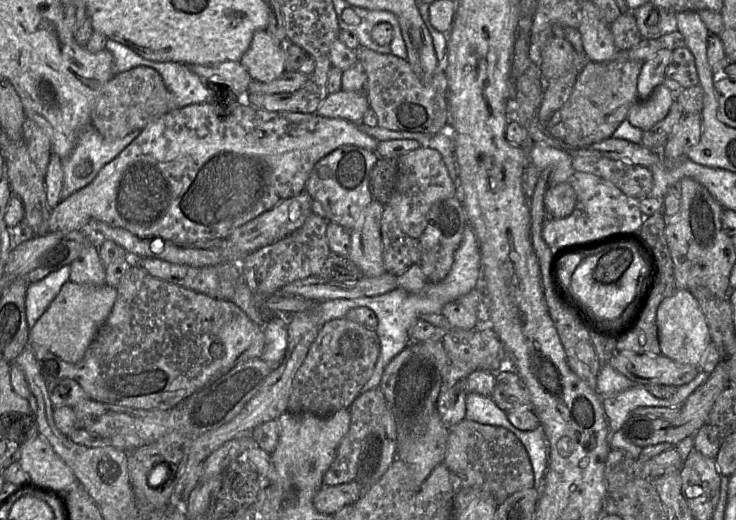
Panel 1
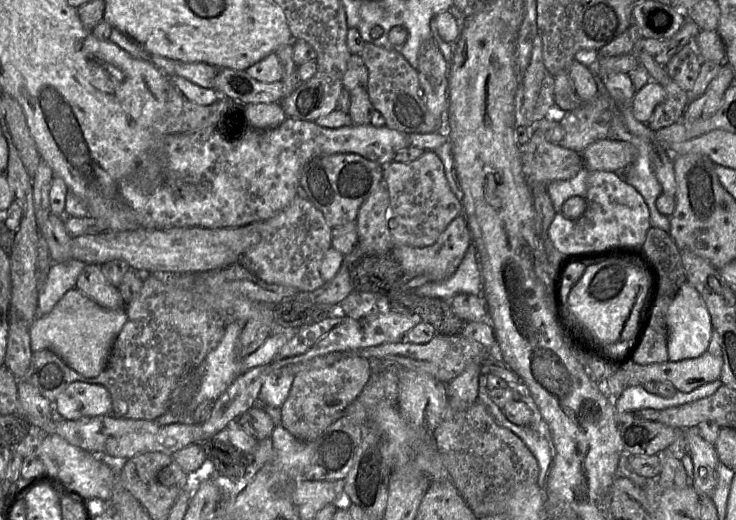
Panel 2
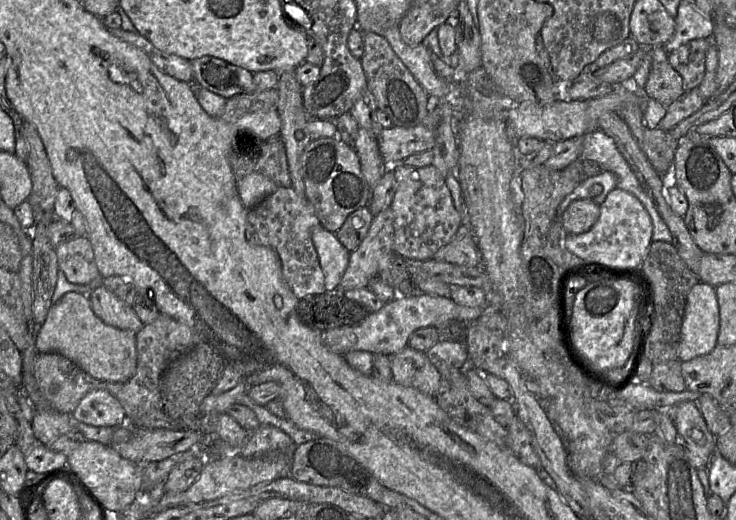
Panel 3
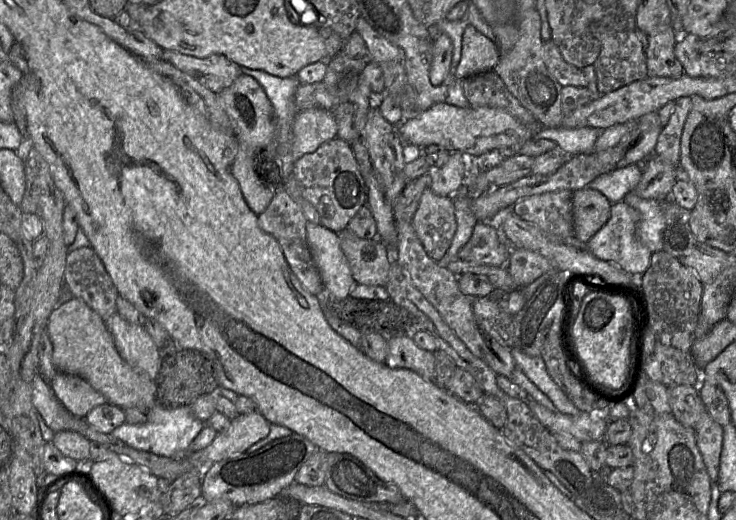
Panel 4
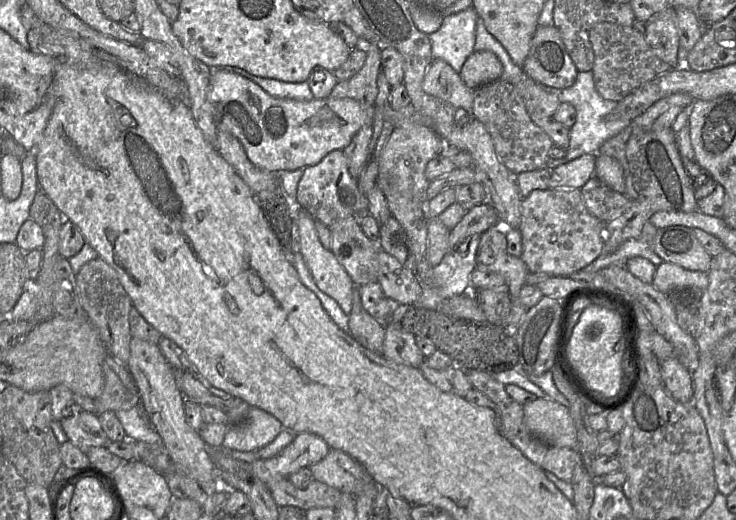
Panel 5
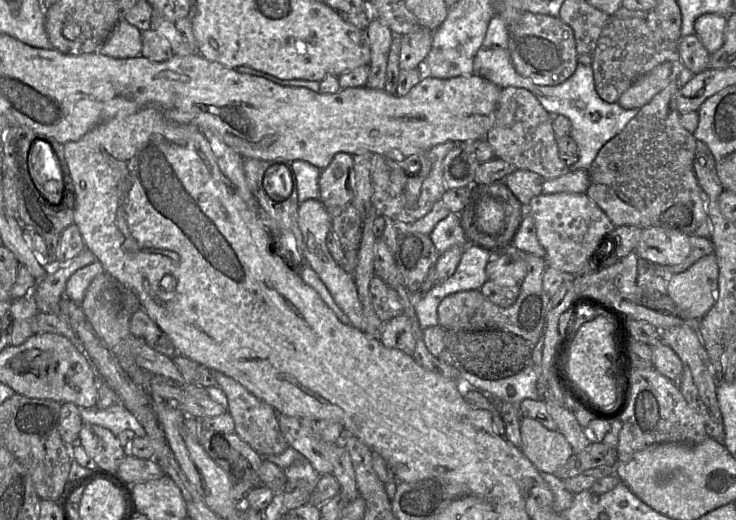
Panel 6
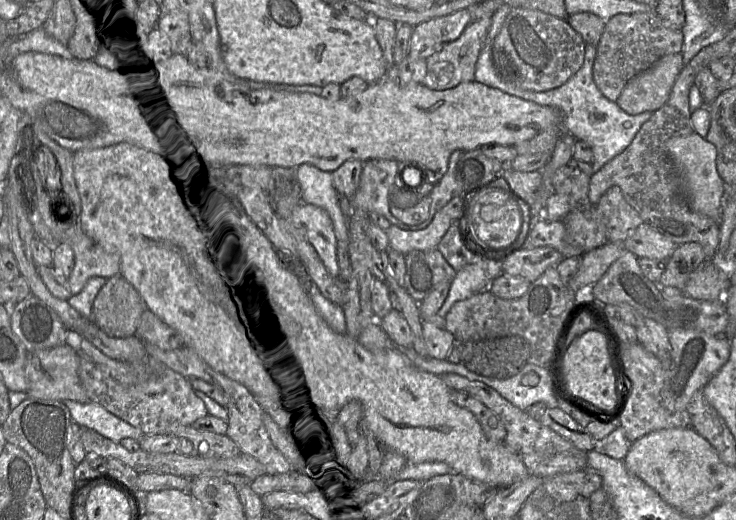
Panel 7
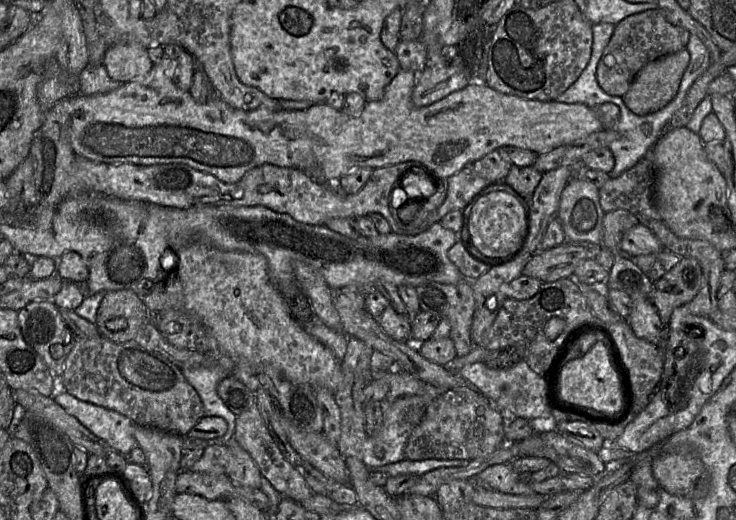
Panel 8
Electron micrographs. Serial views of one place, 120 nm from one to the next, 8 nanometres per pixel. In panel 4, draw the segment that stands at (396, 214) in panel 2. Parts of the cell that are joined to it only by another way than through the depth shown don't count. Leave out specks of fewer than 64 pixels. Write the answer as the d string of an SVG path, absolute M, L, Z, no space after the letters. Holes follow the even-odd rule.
M431 188L426 189L411 222L430 258L436 262L441 260L457 228L452 197L438 196Z

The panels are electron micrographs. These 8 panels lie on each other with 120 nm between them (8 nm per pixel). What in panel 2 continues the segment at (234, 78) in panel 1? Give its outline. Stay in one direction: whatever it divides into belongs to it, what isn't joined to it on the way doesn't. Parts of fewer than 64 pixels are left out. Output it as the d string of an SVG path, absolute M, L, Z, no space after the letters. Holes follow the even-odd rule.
M150 55L152 64L166 75L181 76L204 88L213 88L218 68L203 62L182 62L158 55Z

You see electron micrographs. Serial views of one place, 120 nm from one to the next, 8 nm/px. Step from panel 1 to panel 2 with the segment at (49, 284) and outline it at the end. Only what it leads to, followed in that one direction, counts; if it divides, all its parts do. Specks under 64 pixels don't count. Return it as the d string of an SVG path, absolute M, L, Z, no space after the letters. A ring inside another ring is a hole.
M75 259L52 264L45 282L38 289L37 316L51 312L64 294L76 287L77 278L85 265Z

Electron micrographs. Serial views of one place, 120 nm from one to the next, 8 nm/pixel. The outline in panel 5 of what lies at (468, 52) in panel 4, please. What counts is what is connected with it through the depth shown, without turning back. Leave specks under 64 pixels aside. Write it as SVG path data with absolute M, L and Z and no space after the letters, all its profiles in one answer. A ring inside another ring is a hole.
M473 51L464 62L459 75L466 86L476 89L501 77L503 66L490 51Z

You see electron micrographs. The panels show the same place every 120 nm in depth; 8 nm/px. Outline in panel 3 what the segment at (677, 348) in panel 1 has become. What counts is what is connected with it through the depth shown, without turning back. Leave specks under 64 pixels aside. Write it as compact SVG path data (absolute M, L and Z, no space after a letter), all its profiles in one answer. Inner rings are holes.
M699 281L687 296L677 359L688 362L713 351L717 346L719 320L715 287Z

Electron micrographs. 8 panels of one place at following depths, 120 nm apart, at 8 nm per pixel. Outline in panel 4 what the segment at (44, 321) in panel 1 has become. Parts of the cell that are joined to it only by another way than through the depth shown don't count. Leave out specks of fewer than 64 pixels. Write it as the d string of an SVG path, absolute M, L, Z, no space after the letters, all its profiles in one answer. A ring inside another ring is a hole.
M73 297L56 306L49 316L47 333L52 343L52 360L56 369L85 379L106 398L107 403L122 409L150 409L157 403L156 381L123 360L105 321L81 299Z

